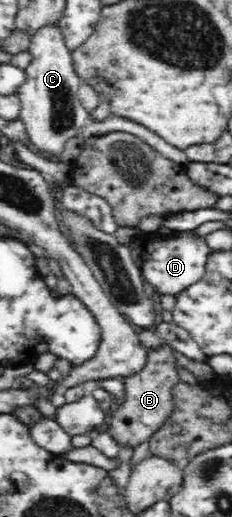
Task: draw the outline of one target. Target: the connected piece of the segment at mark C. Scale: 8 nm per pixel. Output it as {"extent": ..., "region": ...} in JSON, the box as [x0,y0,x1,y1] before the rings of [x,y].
{"extent":[16,23,91,158],"region":[[[57,23],[34,31],[28,49],[32,55],[31,63],[24,69],[26,82],[16,91],[21,103],[19,117],[25,124],[30,145],[42,155],[57,158],[63,153],[65,143],[91,121],[90,113],[78,98],[83,83],[73,69],[72,54],[64,36]]]}

